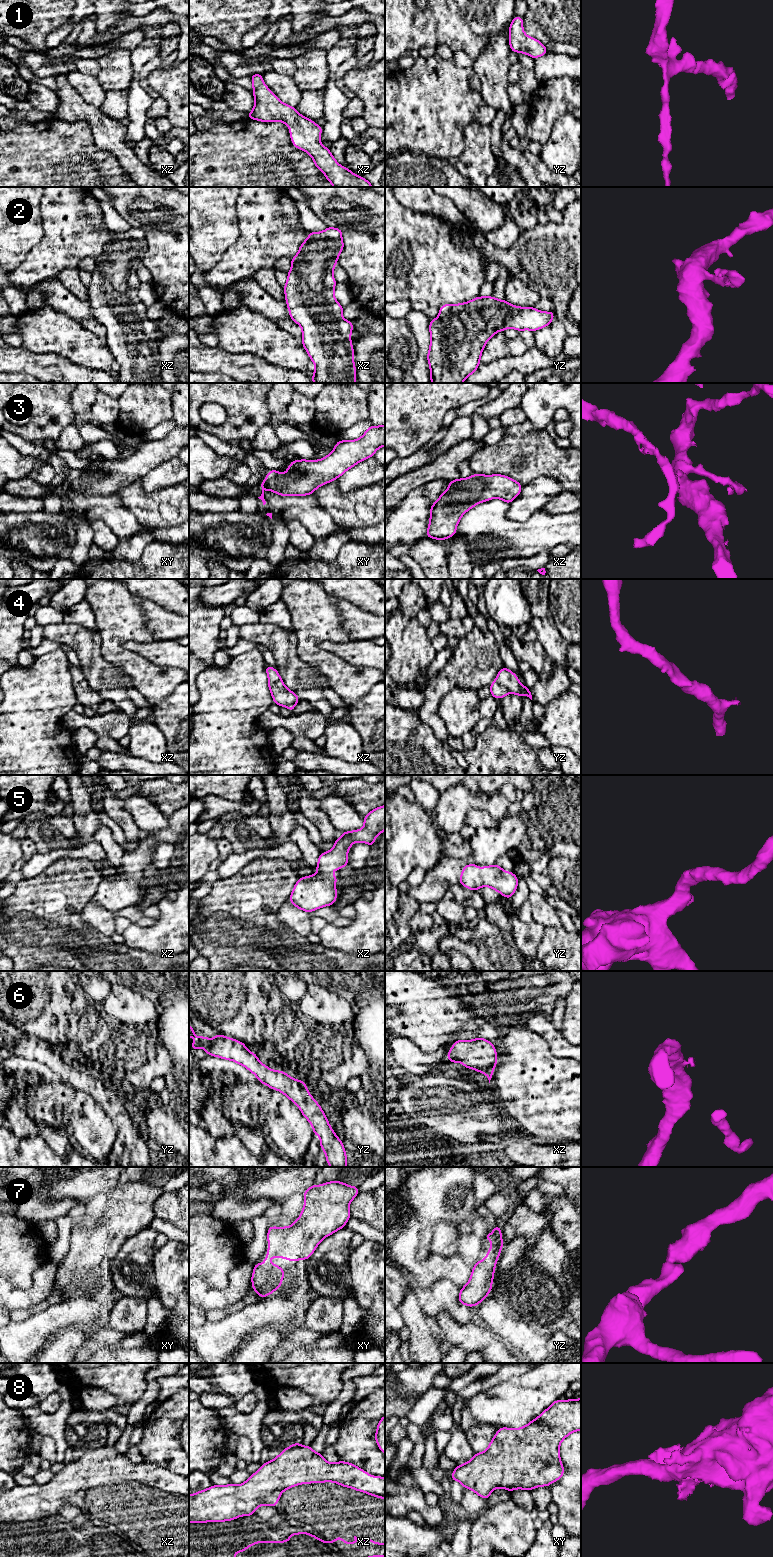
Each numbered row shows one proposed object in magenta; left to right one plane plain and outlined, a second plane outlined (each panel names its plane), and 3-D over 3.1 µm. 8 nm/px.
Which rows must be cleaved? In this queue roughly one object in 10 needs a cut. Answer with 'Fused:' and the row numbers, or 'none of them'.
Fused: none of them

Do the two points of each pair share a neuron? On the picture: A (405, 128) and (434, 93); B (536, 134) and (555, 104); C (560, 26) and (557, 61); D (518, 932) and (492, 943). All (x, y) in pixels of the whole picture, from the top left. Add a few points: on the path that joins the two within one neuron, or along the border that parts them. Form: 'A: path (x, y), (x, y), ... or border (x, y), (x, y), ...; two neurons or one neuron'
A: path (414, 119), (431, 102); one neuron
B: path (539, 127), (542, 117), (548, 111); one neuron
C: border (548, 51), (570, 56); two neurons
D: border (510, 937), (520, 951); two neurons

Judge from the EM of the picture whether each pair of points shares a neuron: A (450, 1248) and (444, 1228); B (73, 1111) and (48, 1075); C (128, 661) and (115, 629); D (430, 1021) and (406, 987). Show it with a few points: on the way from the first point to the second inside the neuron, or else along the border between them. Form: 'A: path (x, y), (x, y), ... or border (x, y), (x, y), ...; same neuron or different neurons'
A: path (445, 1243), (444, 1233); same neuron
B: border (41, 1077), (48, 1081), (62, 1082); different neurons
C: path (120, 653), (115, 648), (115, 637); same neuron
D: path (430, 1013), (414, 995); same neuron

